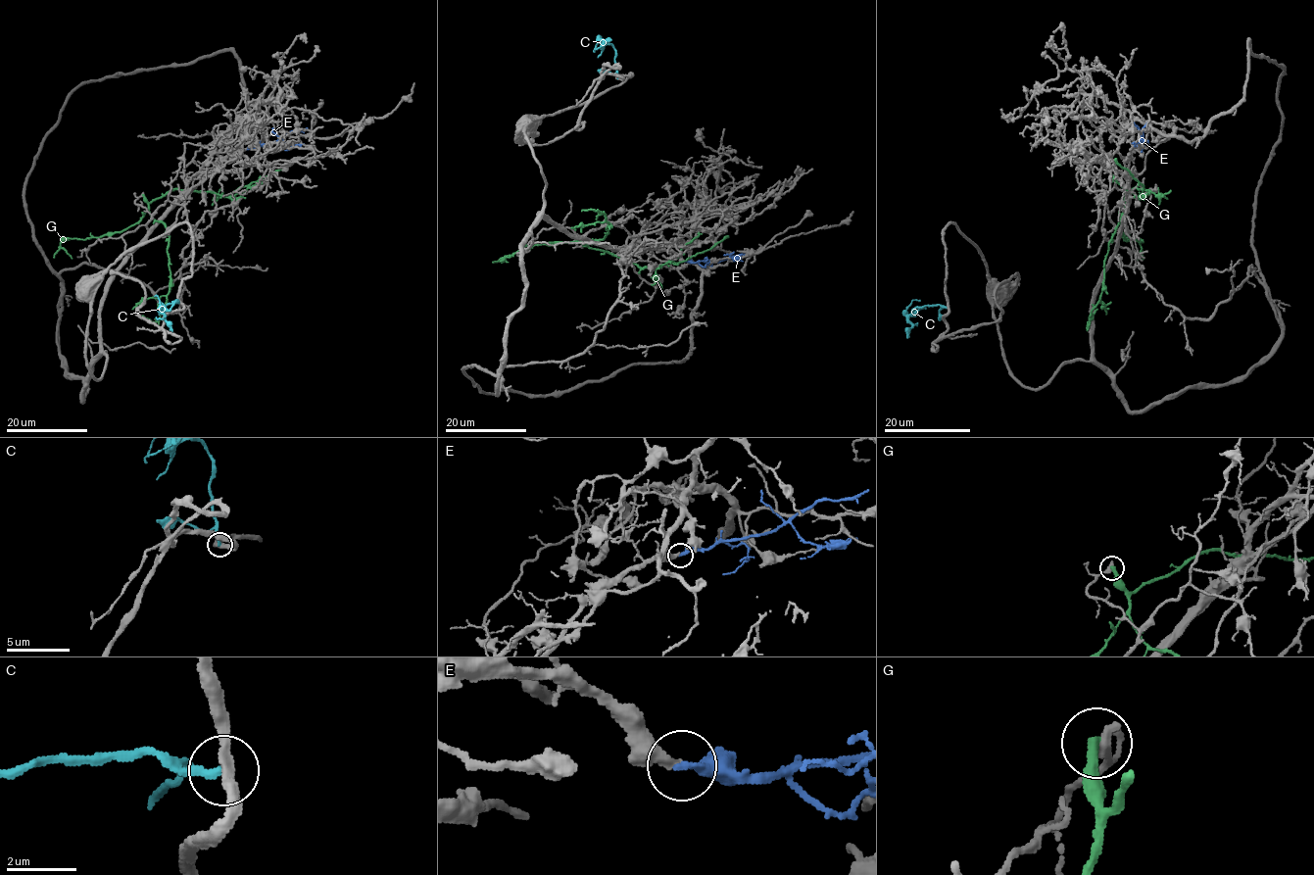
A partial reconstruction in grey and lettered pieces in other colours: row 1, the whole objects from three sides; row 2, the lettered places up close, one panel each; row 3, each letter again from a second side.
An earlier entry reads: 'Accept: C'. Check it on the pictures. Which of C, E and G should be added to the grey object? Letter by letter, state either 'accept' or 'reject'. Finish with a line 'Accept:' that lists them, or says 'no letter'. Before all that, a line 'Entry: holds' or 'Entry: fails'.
Entry: fails
C: reject
E: reject
G: reject
Accept: no letter

